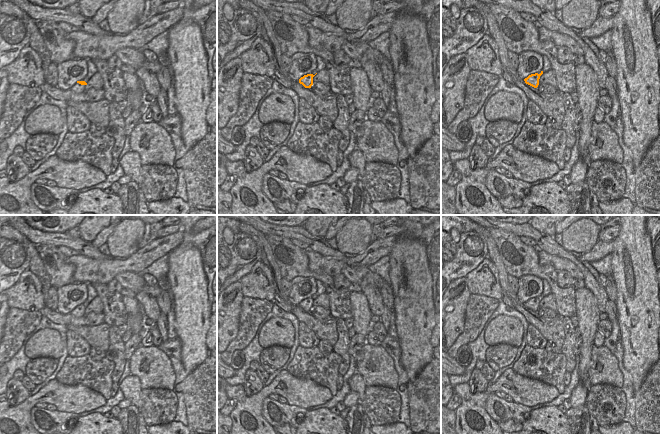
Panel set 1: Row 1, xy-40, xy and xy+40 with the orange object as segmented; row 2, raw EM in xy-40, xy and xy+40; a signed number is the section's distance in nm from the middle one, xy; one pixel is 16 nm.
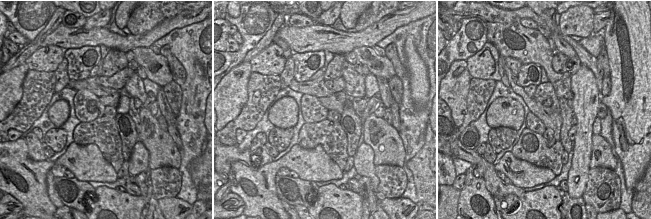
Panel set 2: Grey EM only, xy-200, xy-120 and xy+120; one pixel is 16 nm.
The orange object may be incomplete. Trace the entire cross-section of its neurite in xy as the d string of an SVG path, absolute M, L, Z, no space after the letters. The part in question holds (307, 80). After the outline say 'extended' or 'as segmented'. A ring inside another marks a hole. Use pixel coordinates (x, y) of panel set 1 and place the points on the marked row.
M313 74L304 75L299 79L299 83L302 84L305 88L311 88L311 86L313 85L314 76L315 75Z; as segmented

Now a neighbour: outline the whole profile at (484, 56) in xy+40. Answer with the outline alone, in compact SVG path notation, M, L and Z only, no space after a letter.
M485 34L476 45L468 49L466 55L472 71L484 71L498 76L503 73L498 46L489 34Z

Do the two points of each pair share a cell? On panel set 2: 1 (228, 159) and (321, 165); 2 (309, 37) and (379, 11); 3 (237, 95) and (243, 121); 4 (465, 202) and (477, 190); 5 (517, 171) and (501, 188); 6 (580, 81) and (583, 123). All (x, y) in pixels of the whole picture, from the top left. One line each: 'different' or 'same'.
1: same
2: different
3: different
4: same
5: different
6: same

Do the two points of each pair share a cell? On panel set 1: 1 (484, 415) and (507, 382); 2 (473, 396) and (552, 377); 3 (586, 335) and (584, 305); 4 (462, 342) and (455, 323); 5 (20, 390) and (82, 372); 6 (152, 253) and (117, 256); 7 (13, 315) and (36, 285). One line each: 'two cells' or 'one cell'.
1: one cell
2: one cell
3: one cell
4: two cells
5: one cell
6: one cell
7: one cell

